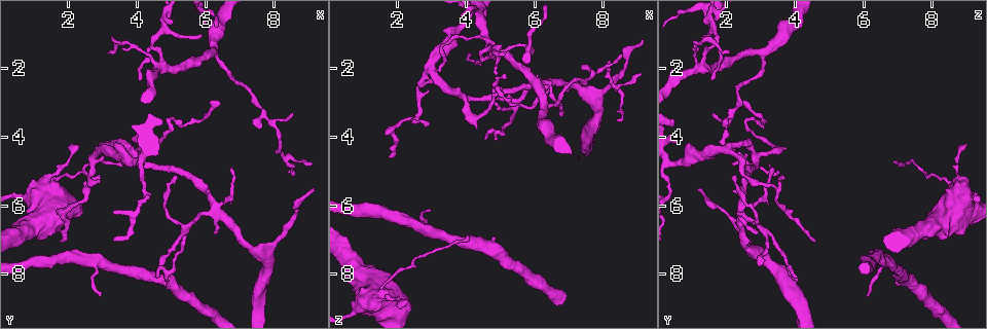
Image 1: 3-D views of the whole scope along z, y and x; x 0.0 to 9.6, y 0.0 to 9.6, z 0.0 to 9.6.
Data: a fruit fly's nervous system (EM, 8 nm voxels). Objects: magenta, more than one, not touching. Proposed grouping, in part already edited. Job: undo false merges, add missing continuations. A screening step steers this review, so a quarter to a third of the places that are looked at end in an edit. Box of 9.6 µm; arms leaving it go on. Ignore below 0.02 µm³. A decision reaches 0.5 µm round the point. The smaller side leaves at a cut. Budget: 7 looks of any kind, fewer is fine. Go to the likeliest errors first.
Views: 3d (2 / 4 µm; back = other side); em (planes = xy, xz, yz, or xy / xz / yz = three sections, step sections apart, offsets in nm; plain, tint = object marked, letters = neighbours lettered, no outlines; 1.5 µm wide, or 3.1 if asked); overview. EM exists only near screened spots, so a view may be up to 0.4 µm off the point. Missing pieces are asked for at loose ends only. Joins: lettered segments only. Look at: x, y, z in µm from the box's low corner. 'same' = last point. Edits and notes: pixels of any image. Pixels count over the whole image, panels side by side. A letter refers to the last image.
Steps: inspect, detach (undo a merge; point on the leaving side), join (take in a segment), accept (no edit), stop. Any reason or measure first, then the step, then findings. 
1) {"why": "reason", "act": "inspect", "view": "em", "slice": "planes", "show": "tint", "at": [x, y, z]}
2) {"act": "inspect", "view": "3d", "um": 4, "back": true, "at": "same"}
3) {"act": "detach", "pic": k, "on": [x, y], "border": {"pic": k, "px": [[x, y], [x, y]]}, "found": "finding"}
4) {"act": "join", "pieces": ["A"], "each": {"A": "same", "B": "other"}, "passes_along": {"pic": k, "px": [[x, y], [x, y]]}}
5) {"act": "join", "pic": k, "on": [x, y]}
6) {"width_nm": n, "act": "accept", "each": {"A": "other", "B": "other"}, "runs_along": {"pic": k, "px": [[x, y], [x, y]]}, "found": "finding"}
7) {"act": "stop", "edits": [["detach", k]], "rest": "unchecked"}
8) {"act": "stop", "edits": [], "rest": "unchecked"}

{"why": "tapers out", "act": "inspect", "view": "em", "slice": "planes", "show": "letters", "at": [9.15, 5.55, 1.20]}

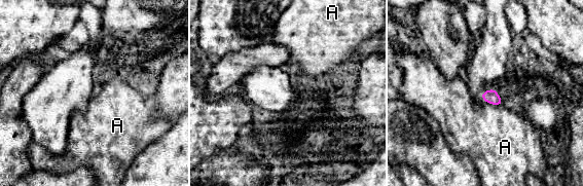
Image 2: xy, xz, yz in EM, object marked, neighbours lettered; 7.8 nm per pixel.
{"longest_contact_nm": ["A", 150], "act": "accept", "each": {"A": "other"}, "border": {"pic": 2, "px": [[485, 101], [492, 104], [503, 105]]}, "found": "none of them fits"}

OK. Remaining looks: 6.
{"why": "abrupt turn", "act": "inspect", "view": "3d", "um": 4, "at": [5.00, 3.50, 2.60]}

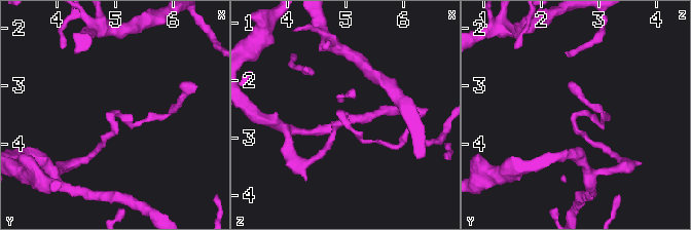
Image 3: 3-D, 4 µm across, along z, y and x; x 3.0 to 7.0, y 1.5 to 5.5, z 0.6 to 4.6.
{"act": "inspect", "view": "em", "slice": "planes", "show": "plain", "at": [4.95, 3.60, 2.55]}

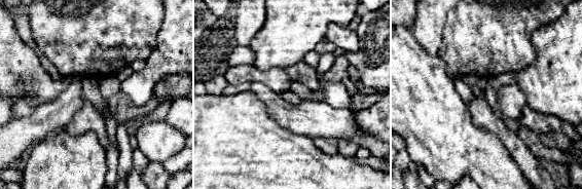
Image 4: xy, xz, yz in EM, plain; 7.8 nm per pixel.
{"why": "see the neighbours", "act": "inspect", "view": "em", "slice": "planes", "show": "letters", "at": "same"}

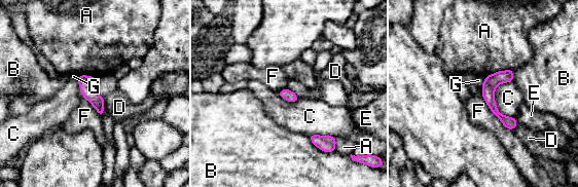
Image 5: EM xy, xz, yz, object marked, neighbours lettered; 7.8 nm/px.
{"longest_contact_nm": ["F", 380], "act": "accept", "each": {"A": "other", "B": "other", "C": "other", "D": "other", "E": "other", "F": "other", "G": "other"}, "runs_along": {"pic": 5, "px": [[508, 72], [490, 87], [490, 101], [511, 126]]}, "found": "all the same cell"}

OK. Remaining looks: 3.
{"act": "inspect", "view": "3d", "um": 2, "at": [4.50, 8.10, 4.00]}

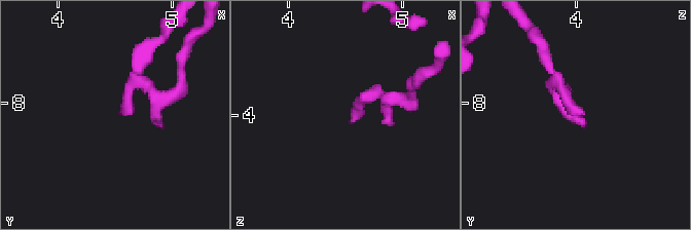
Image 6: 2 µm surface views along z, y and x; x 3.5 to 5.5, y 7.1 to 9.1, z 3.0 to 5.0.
{"why": "need the tissue", "act": "inspect", "view": "em", "slice": "planes", "show": "letters", "at": [4.54, 8.08, 4.06]}

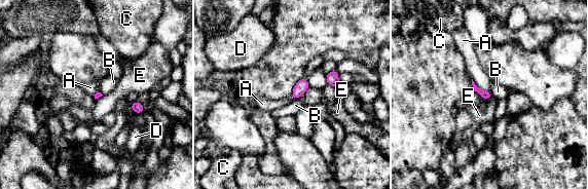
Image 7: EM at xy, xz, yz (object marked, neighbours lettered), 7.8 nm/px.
{"act": "accept", "each": {"A": "other", "B": "other", "C": "other", "D": "other", "E": "other"}, "border": {"pic": 7, "px": [[471, 76], [478, 86], [489, 92]]}, "found": "no lettered segment goes on from it"}

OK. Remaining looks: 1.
{"act": "stop", "edits": [], "rest": "unchecked"}

